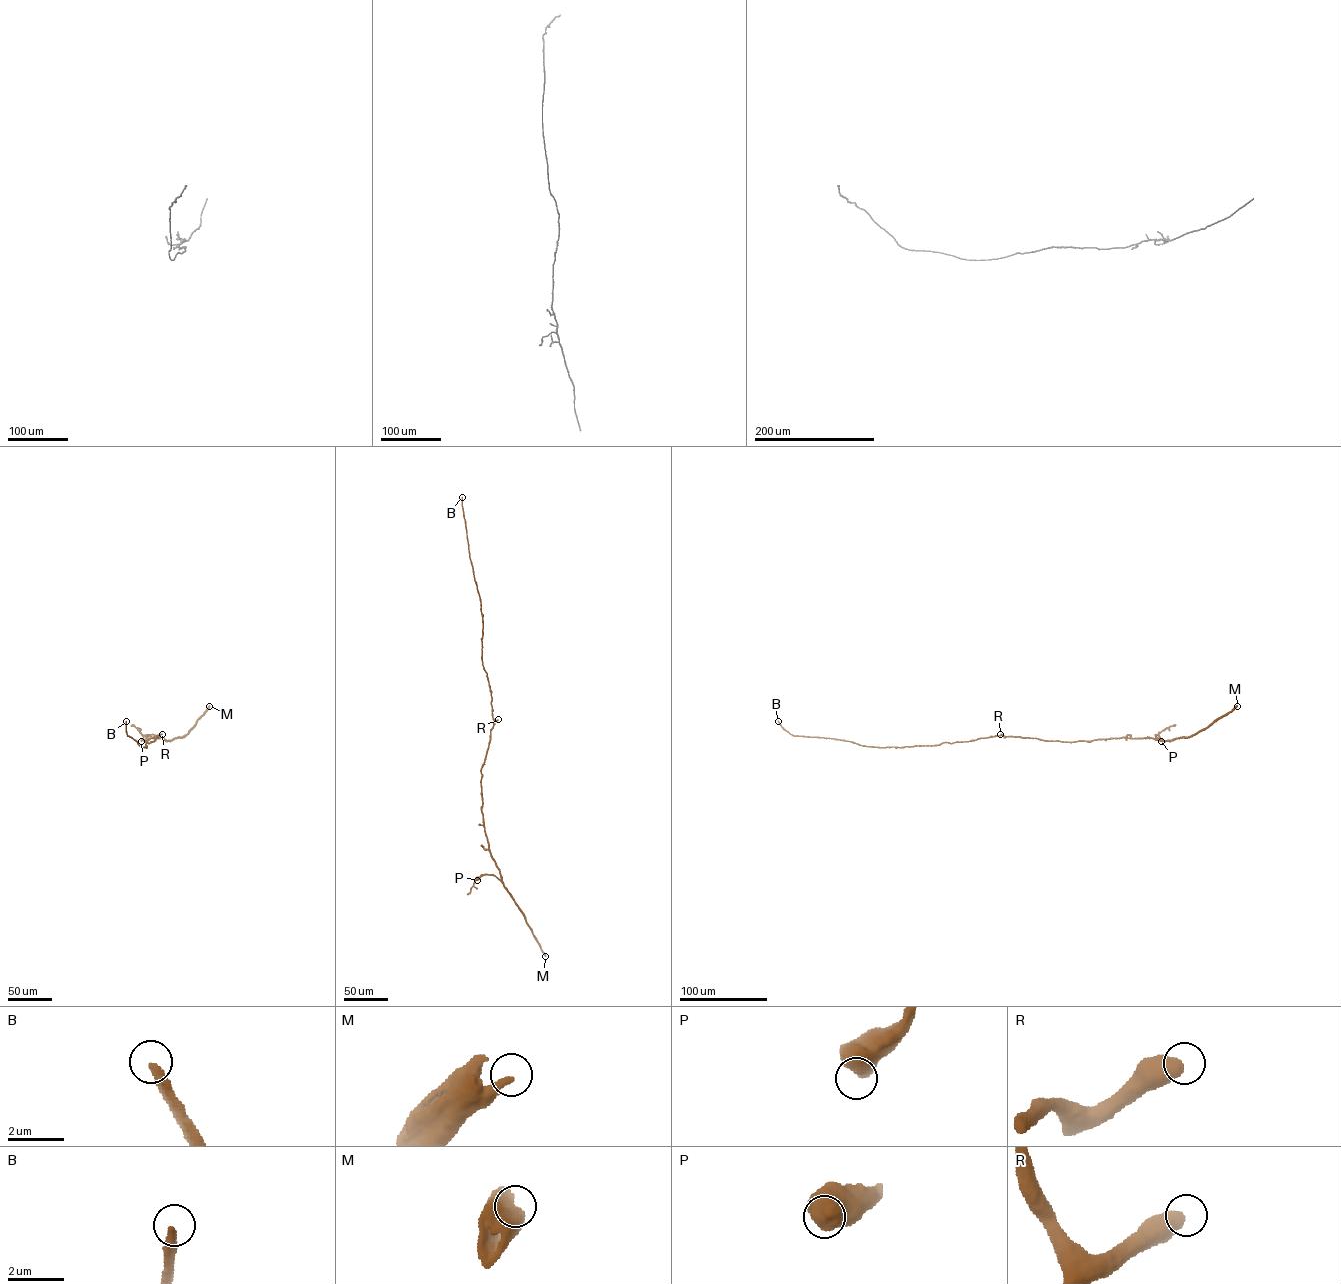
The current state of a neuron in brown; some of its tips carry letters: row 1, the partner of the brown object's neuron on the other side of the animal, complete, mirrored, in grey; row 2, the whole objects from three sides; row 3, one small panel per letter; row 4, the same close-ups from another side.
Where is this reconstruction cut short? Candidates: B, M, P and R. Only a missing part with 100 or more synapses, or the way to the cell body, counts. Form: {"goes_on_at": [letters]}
{"goes_on_at": ["B"]}

